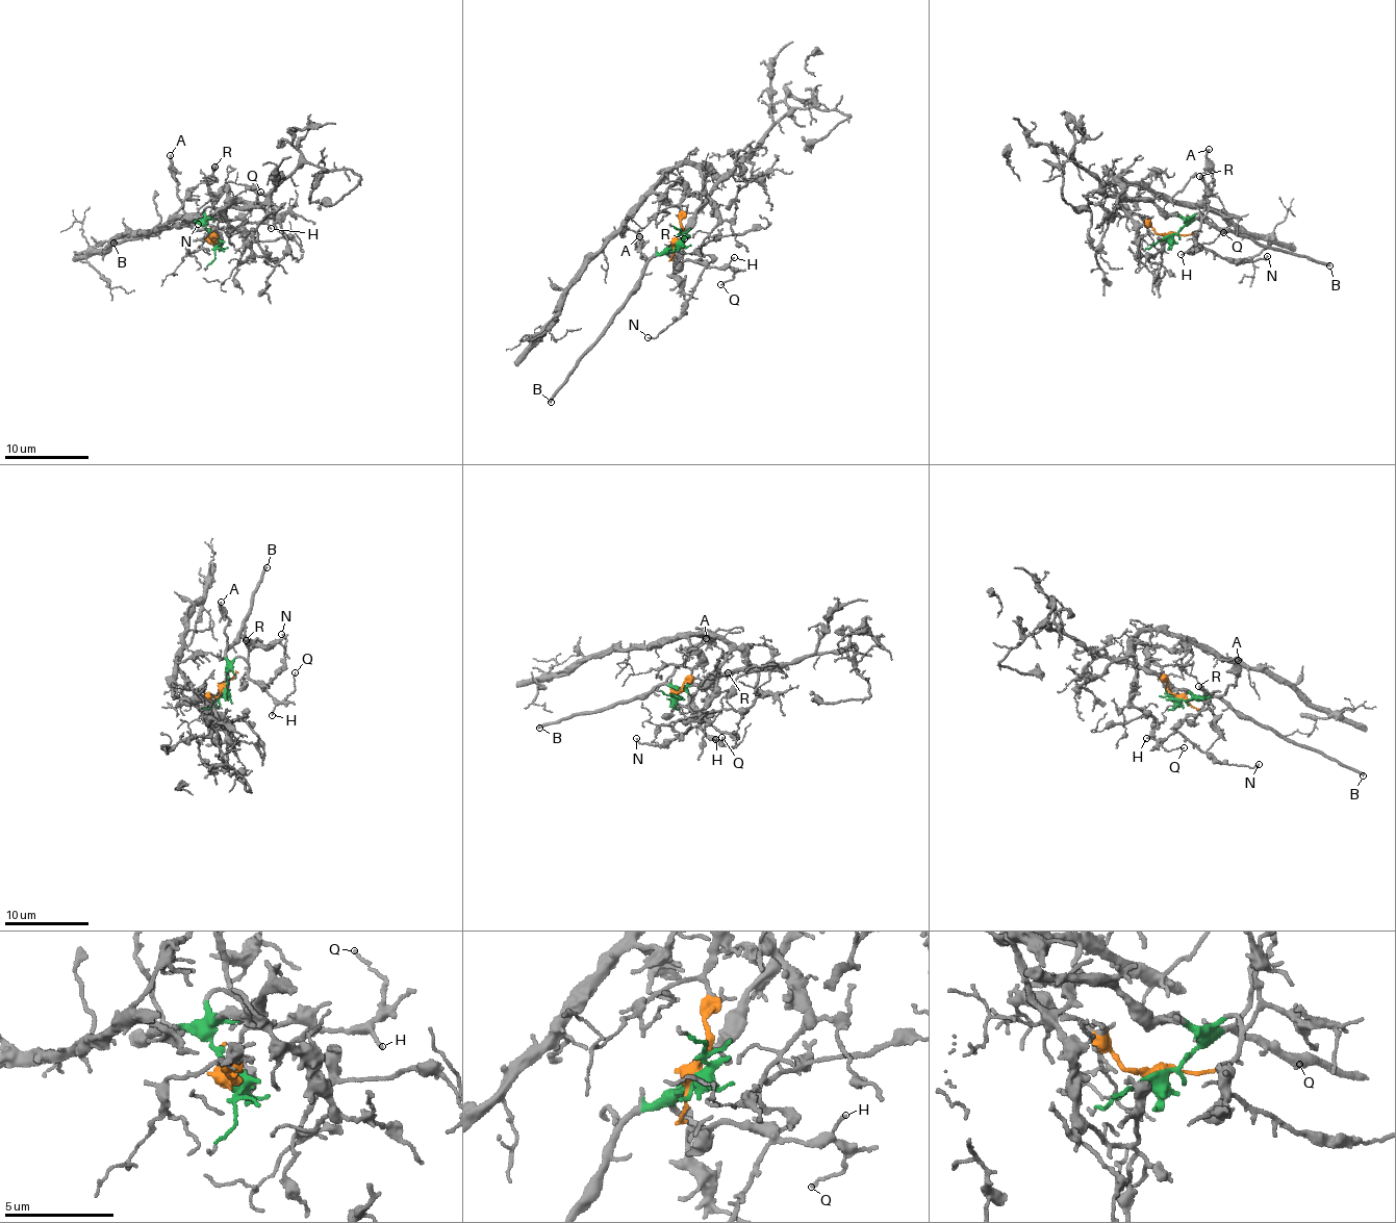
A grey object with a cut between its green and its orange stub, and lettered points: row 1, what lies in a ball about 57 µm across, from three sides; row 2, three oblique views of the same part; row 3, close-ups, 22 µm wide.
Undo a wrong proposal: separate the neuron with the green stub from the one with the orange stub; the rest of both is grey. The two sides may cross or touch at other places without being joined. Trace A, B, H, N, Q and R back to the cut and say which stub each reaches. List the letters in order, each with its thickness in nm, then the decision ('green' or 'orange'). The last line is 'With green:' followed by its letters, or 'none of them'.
A: calibre 200 nm; green
B: calibre 280 nm; green
H: calibre 140 nm; green
N: calibre 140 nm; green
Q: calibre 120 nm; green
R: calibre 320 nm; green
With green: A, B, H, N, Q, R

